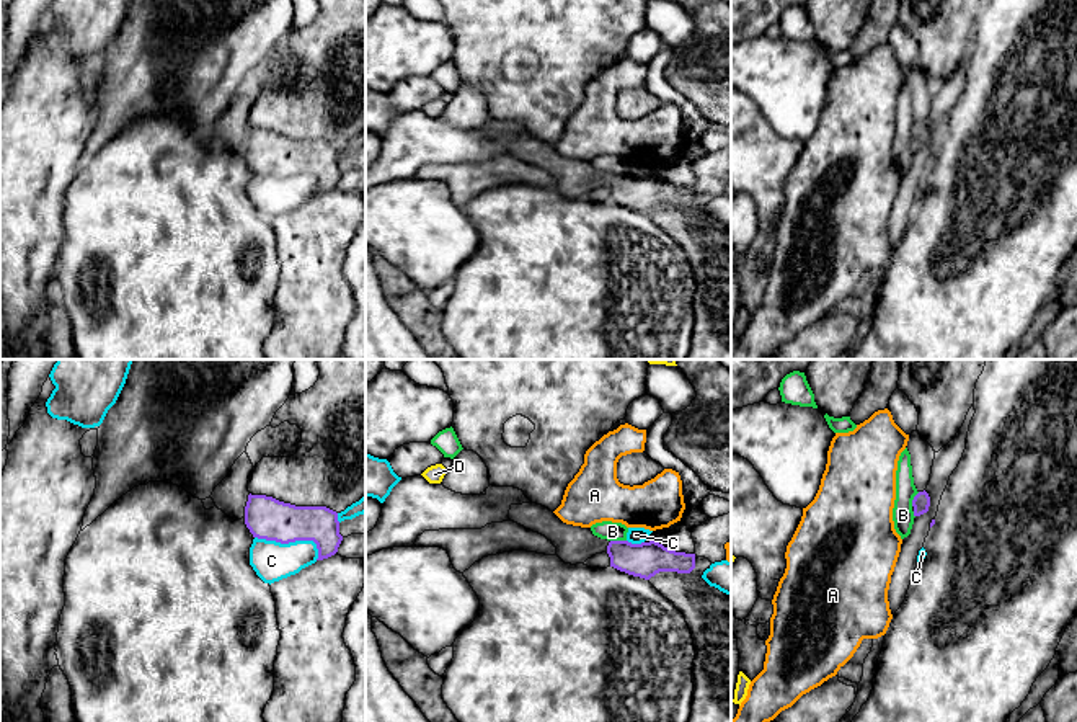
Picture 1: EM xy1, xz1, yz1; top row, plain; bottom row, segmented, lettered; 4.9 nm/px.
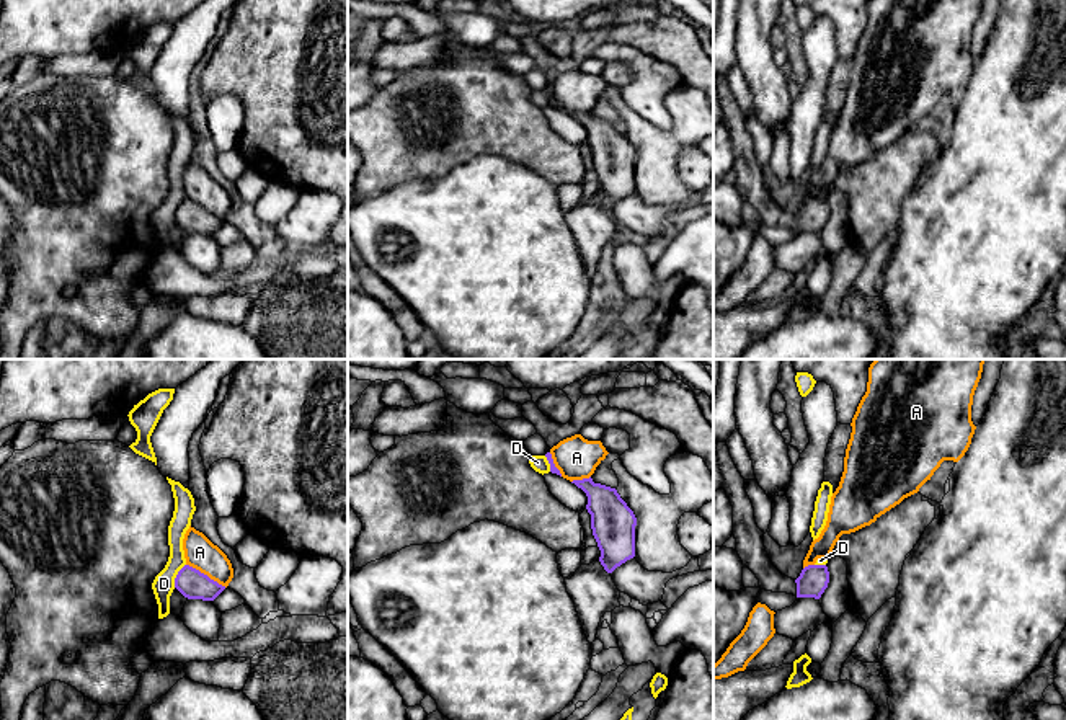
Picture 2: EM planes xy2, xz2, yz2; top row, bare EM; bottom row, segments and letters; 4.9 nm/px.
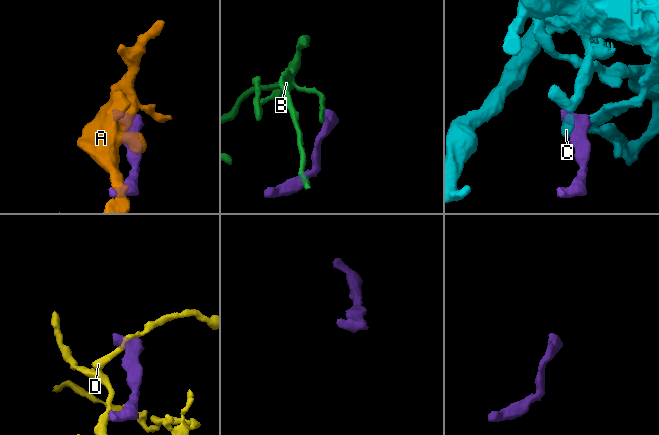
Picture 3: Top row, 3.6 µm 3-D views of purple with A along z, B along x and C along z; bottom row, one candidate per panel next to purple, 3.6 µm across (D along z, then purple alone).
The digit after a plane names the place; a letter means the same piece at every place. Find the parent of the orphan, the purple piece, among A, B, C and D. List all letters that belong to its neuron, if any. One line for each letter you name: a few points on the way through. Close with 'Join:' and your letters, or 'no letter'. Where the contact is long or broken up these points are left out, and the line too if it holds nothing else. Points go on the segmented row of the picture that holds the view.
Join: no letter

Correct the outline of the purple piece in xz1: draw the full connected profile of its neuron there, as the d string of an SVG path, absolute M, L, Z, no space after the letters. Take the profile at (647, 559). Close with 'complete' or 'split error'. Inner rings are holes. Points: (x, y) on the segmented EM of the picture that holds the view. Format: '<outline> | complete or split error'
M532 501L511 505L509 519L545 536L565 564L584 564L592 555L607 552L610 567L645 580L659 572L690 573L695 568L695 554L676 552L656 541L632 544L601 539L591 528L566 524L548 508Z | split error

